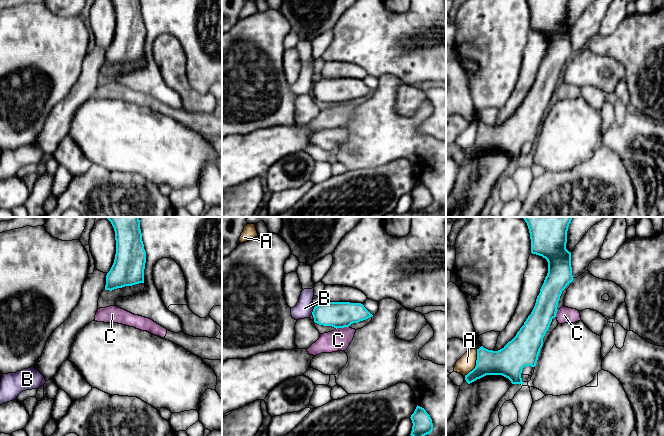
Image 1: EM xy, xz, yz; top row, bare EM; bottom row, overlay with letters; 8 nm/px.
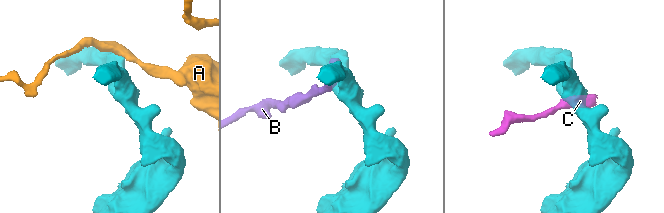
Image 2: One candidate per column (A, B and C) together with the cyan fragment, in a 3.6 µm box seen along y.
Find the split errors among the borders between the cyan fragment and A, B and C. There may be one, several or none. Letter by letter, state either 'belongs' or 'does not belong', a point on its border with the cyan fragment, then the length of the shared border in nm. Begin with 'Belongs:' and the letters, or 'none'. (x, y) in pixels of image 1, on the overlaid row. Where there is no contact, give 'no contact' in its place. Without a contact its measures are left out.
Belongs: none
A: does not belong; meets cyan in yz at (476, 363); contact 240 nm long
B: does not belong; meets cyan in xz at (313, 310); contact 60 nm long
C: does not belong; meets cyan in xz at (342, 327); contact 110 nm long

